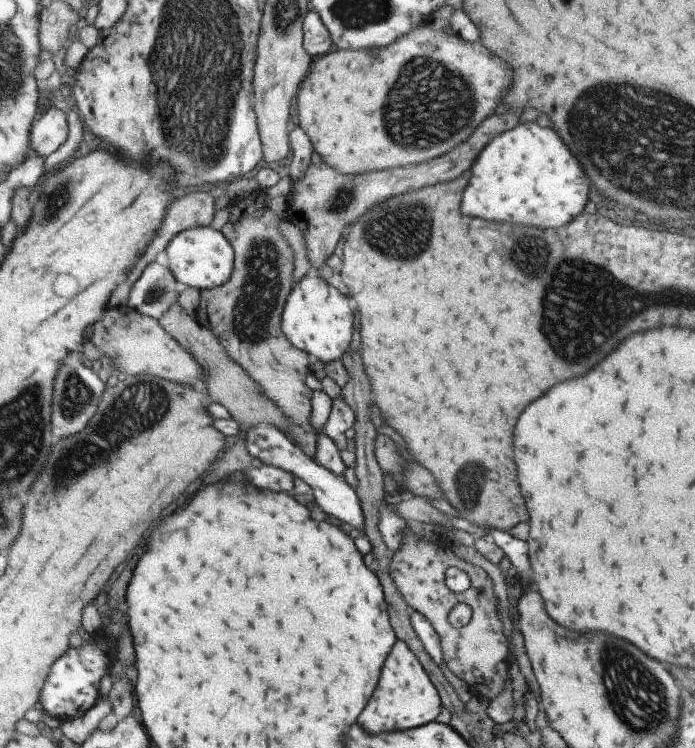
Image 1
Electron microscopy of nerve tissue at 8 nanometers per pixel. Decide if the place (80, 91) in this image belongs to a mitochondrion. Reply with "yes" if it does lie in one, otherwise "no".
no

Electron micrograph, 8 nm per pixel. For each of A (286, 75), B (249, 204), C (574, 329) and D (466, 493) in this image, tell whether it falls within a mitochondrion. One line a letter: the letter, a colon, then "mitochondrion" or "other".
A: other
B: other
C: mitochondrion
D: mitochondrion

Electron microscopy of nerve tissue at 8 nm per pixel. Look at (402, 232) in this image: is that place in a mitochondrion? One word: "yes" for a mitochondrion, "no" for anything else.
yes

